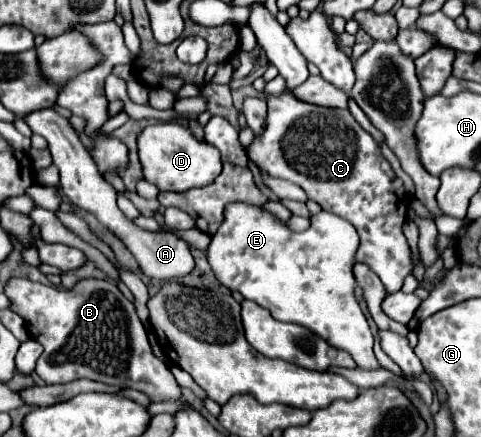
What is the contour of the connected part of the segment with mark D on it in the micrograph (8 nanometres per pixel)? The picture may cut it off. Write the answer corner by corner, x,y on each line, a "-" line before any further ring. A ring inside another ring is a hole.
157,123
145,127
139,137
139,159
143,165
143,177
157,185
159,191
187,191
193,187
209,185
221,173
221,159
217,147
207,141
195,139
189,127
179,123

